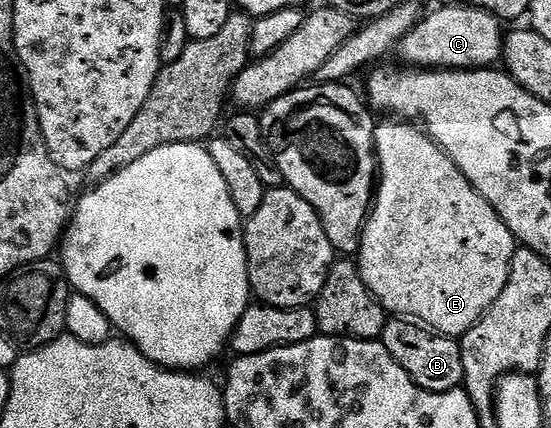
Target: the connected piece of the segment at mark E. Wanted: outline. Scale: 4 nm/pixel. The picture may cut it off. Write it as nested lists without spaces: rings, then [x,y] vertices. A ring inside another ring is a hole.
[[[408,120],[386,121],[390,122],[381,121],[376,127],[378,185],[374,191],[372,209],[368,212],[368,222],[364,226],[360,241],[358,255],[360,275],[366,288],[370,288],[370,292],[378,299],[389,315],[403,316],[422,322],[425,326],[430,326],[438,331],[439,334],[462,336],[486,313],[490,304],[494,304],[494,300],[498,300],[498,296],[502,296],[502,288],[506,288],[506,280],[510,276],[512,258],[516,255],[518,243],[513,238],[510,228],[506,228],[506,224],[498,216],[498,212],[494,212],[491,204],[474,189],[470,180],[466,180],[464,173],[454,164],[454,160],[450,160],[450,156],[427,132]]]

